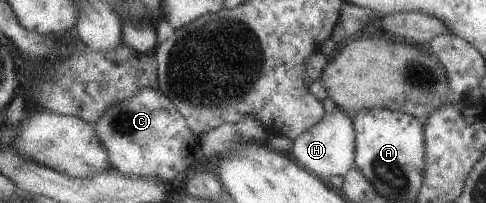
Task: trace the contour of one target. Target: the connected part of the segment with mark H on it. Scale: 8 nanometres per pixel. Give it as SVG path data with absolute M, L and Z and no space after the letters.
M335 109L326 112L314 125L305 129L291 141L290 155L306 171L311 171L324 181L328 176L343 176L353 167L353 127L349 115Z

